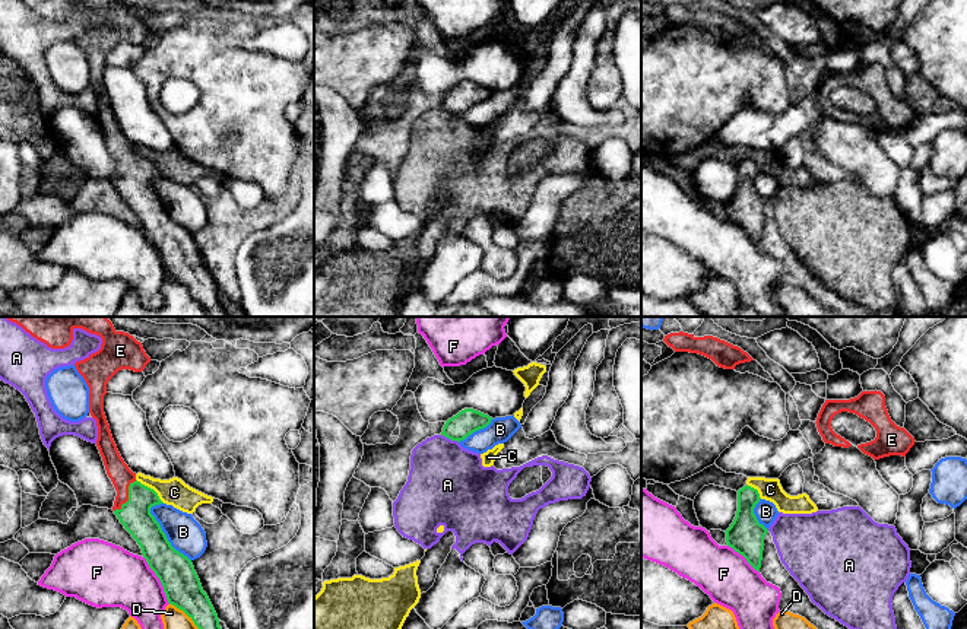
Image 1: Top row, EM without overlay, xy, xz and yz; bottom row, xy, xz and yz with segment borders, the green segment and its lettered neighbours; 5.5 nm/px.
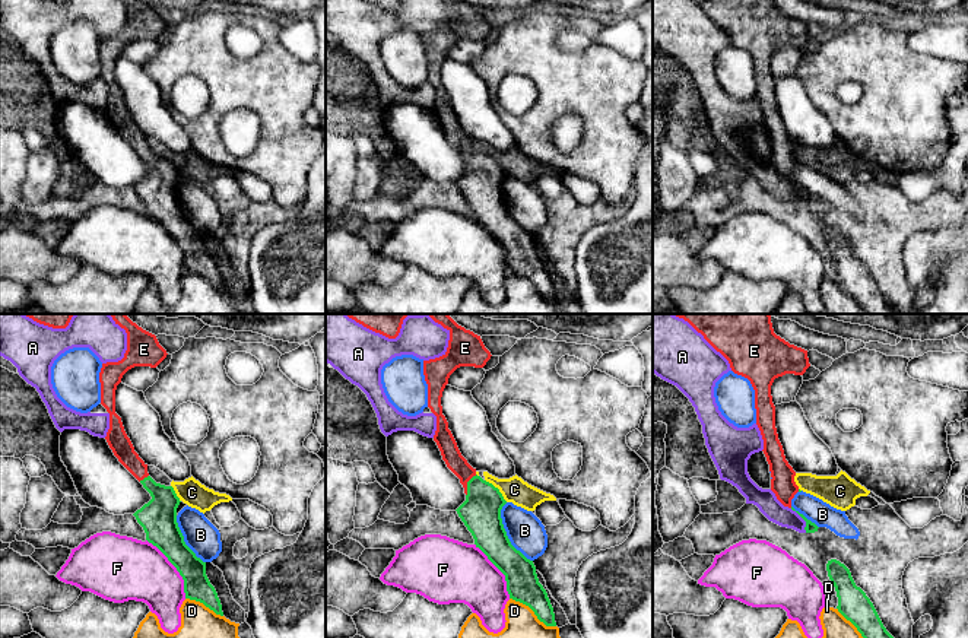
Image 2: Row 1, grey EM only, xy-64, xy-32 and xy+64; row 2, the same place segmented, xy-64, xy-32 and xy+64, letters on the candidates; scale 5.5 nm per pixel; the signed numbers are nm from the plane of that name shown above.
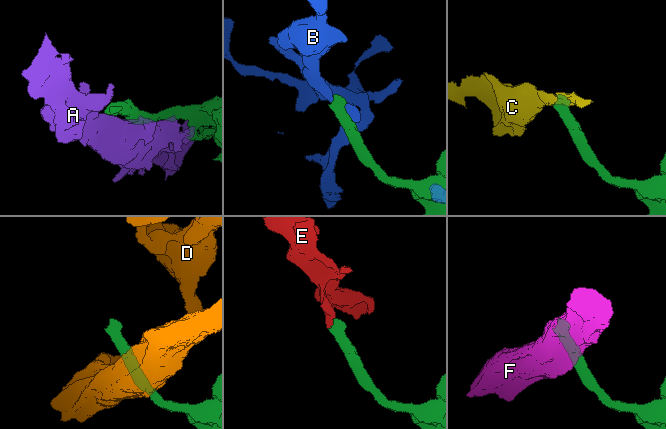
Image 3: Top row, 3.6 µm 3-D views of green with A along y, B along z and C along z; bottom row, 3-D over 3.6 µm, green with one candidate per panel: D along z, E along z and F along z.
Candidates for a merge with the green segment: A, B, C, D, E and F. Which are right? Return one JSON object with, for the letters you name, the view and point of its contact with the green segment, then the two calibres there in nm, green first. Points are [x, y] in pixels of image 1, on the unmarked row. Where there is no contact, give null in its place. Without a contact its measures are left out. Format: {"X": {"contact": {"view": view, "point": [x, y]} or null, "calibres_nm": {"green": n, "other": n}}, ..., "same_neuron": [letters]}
{"E": {"contact": {"view": "xy", "point": [129, 170]}, "calibres_nm": {"green": 170, "other": 120}}, "same_neuron": ["E"]}

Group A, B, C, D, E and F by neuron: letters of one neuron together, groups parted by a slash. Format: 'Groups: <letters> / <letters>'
Groups: A / B / C / D / E / F

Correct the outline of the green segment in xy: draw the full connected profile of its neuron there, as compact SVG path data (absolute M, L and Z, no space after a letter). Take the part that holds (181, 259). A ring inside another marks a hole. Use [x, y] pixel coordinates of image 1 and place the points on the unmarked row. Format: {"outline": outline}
{"outline": "M22 0L51 22L64 22L73 3L82 1L102 12L101 22L74 36L89 60L89 86L96 93L96 120L117 169L112 184L142 222L149 241L159 251L169 277L183 283L212 317L228 317L218 288L203 264L191 234L168 215L150 181L164 177L158 166L136 153L121 131L104 86L108 54L121 42L142 45L150 35L140 15L114 0Z"}

